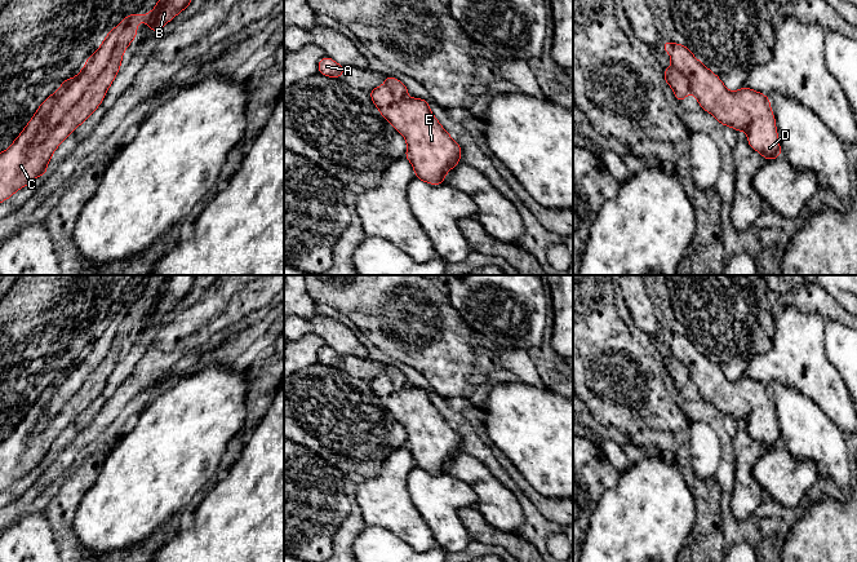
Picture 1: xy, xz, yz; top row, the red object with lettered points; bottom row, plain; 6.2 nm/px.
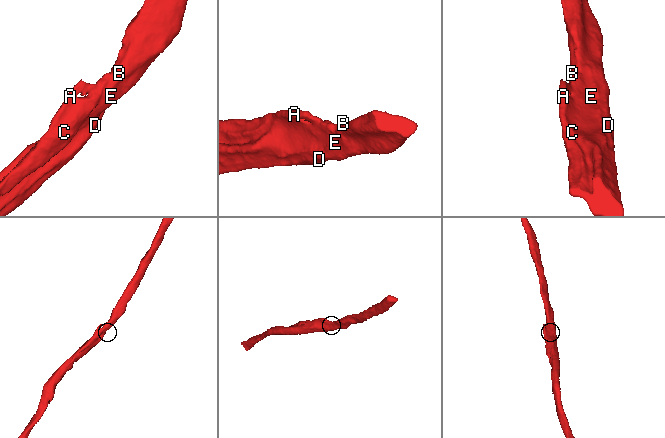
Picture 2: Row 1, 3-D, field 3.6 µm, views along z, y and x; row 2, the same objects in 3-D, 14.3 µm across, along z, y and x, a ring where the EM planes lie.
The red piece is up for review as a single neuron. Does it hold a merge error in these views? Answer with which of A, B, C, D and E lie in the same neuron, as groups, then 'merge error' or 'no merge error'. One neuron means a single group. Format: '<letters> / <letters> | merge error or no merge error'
A C / B D E | merge error

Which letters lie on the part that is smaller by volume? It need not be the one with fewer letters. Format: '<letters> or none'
A, C

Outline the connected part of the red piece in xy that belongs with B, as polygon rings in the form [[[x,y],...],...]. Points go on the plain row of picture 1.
[[[168,275],[159,288],[157,295],[146,305],[137,302],[126,305],[119,315],[112,318],[105,327],[103,333],[94,341],[92,349],[72,368],[71,373],[54,391],[52,402],[45,415],[36,422],[35,430],[41,432],[48,421],[58,415],[65,403],[76,394],[86,377],[97,368],[106,357],[119,324],[123,319],[147,311],[150,322],[159,320],[164,314],[172,310],[179,301],[183,301],[191,292],[199,275]]]

